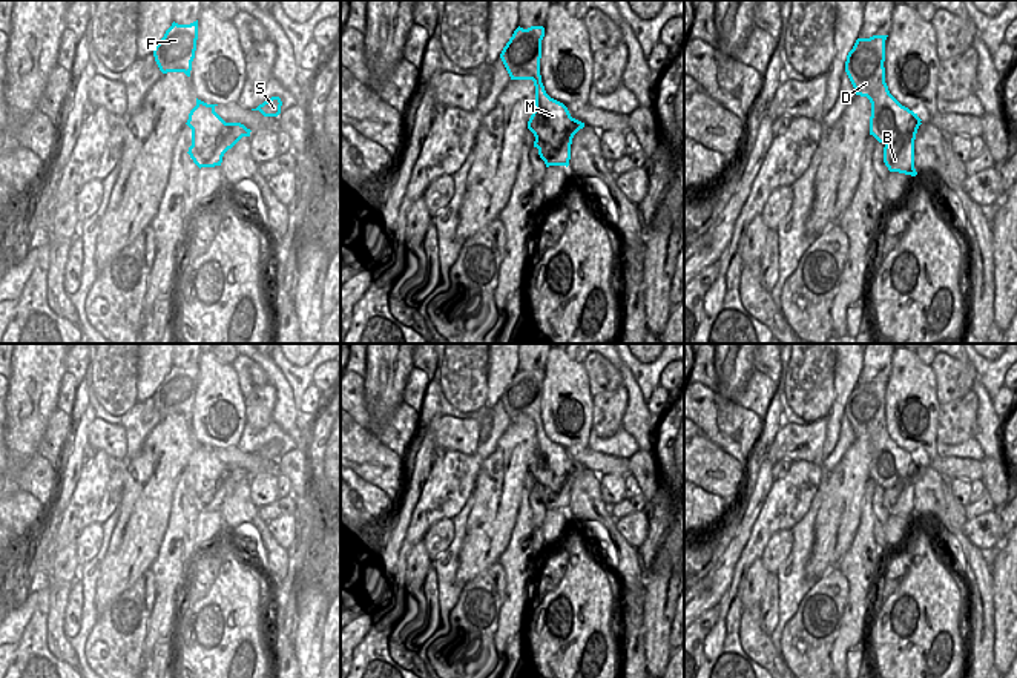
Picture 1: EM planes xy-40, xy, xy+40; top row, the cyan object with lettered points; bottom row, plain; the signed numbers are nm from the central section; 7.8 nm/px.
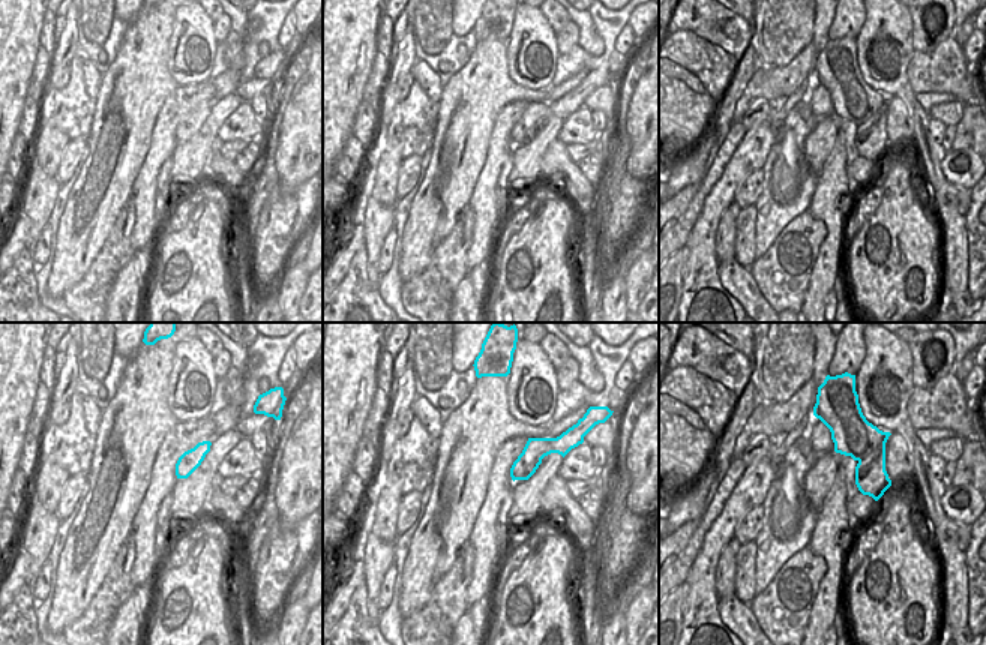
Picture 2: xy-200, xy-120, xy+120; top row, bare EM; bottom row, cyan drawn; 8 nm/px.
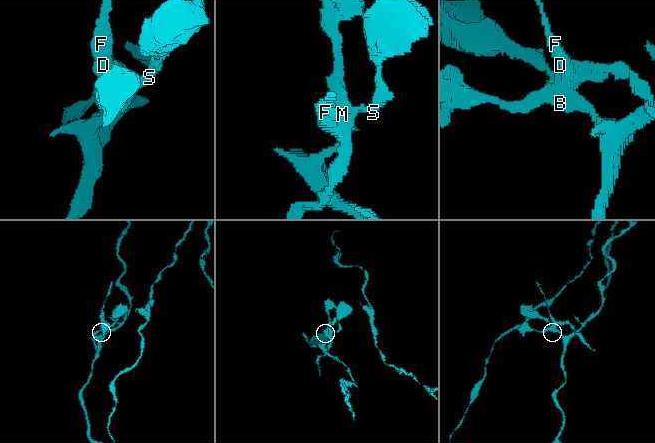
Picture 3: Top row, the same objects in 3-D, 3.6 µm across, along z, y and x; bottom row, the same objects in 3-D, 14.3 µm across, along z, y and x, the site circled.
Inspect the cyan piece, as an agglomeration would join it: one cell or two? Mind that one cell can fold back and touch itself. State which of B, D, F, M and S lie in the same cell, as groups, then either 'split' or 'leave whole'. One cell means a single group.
groups B S / D F M; split

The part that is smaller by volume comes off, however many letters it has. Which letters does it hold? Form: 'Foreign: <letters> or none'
Foreign: D, F, M

